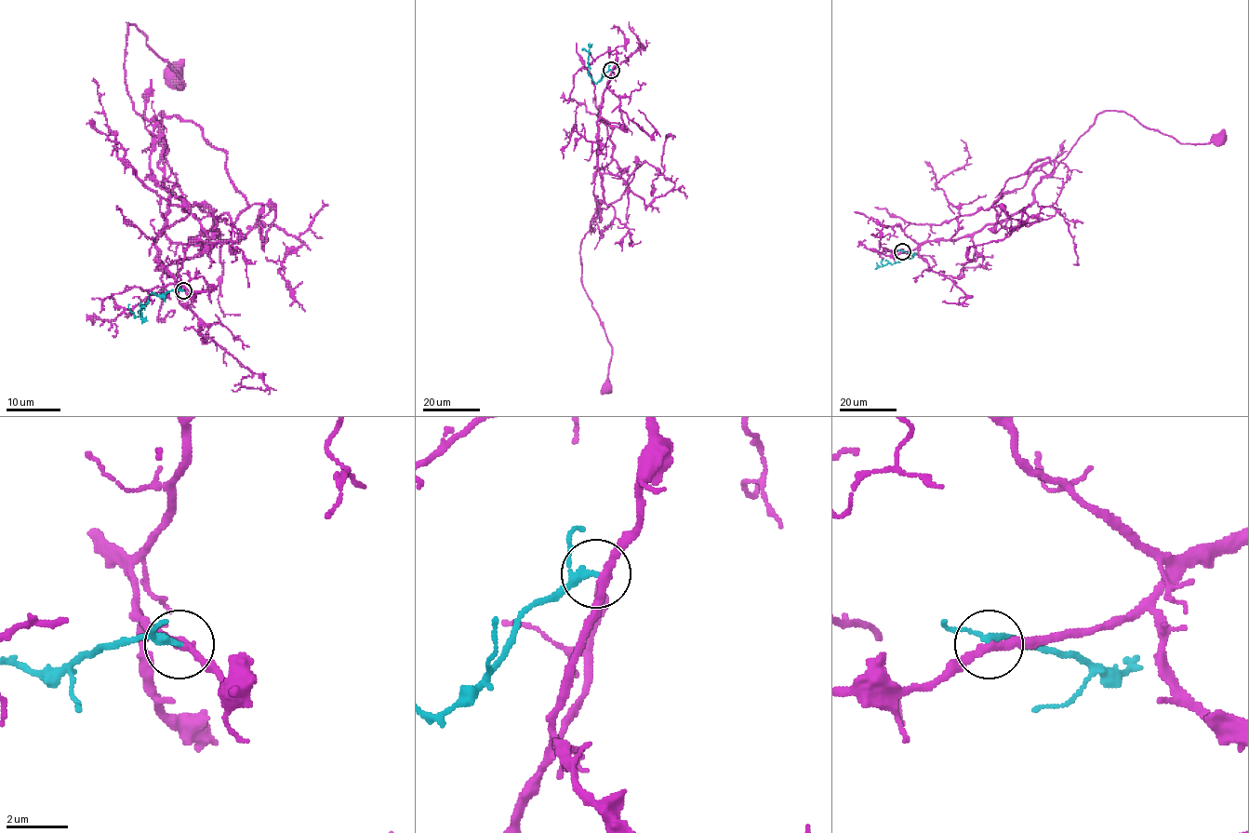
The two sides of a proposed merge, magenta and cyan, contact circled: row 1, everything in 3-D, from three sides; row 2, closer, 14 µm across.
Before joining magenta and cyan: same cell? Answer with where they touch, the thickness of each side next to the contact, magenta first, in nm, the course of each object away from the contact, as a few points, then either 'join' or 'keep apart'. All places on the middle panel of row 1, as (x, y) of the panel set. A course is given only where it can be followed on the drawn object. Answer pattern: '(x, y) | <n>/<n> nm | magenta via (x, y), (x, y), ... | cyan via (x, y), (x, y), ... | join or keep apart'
(611, 70) | 240/200 nm | magenta via (611, 70), (597, 122), (596, 154), (604, 201), (599, 217), (580, 245), (581, 284), (612, 348), (607, 388) | cyan via (611, 70), (594, 83), (589, 73), (590, 53), (583, 50) | join

